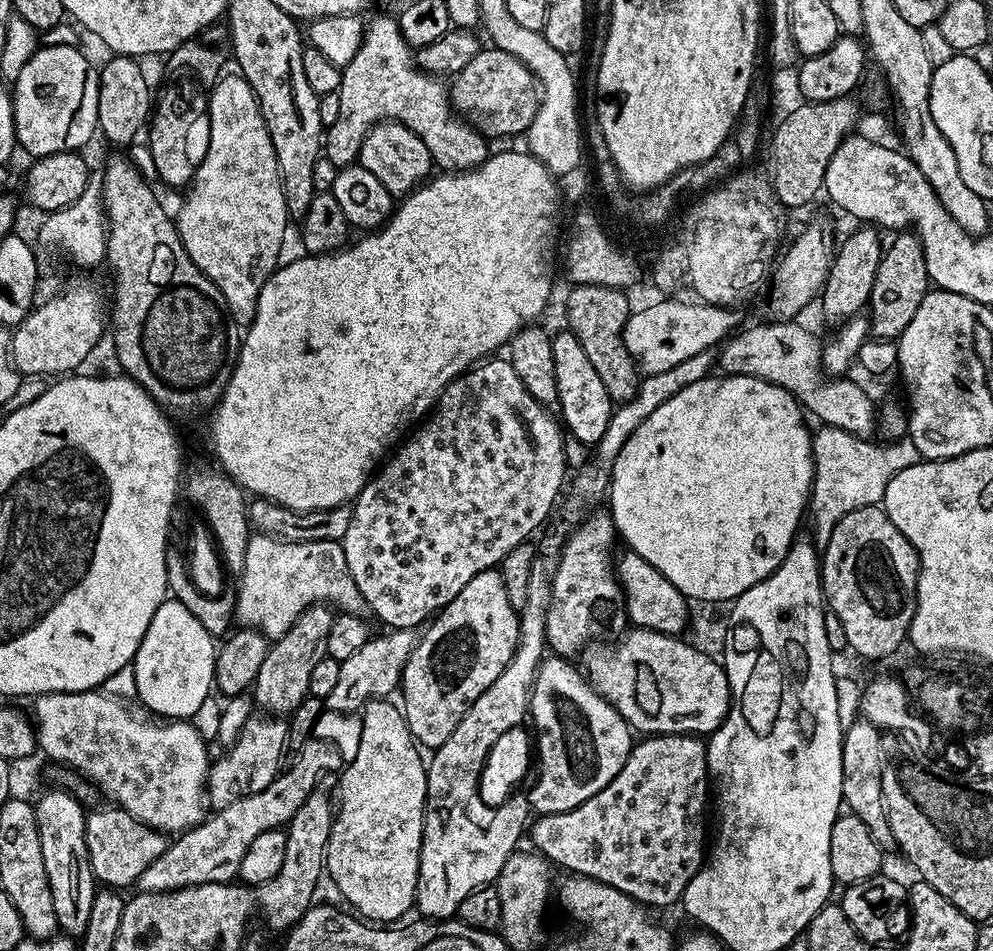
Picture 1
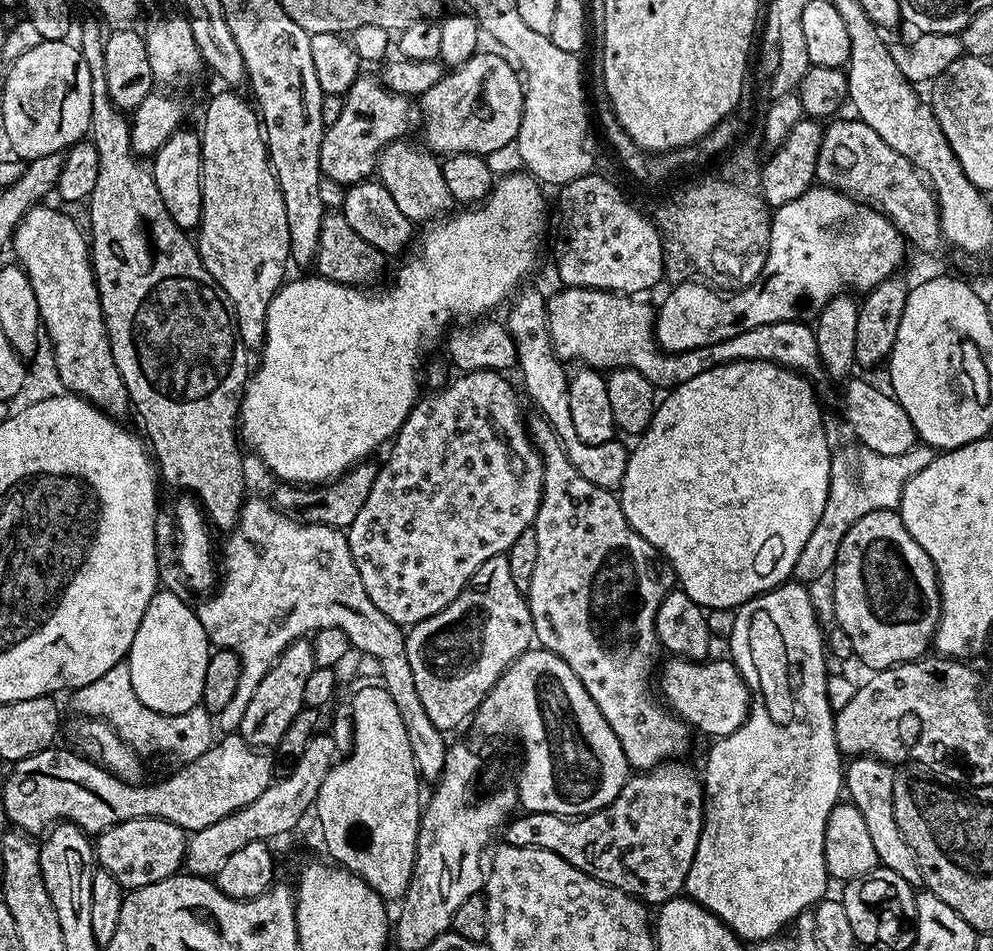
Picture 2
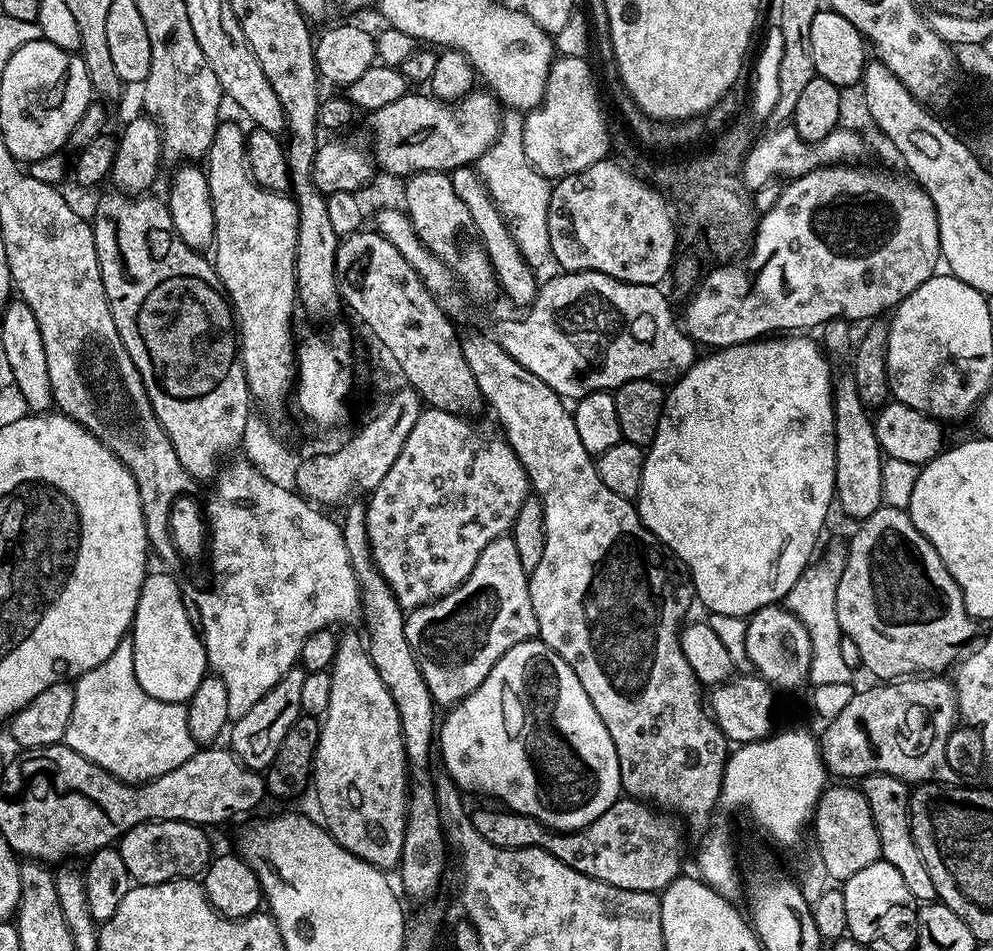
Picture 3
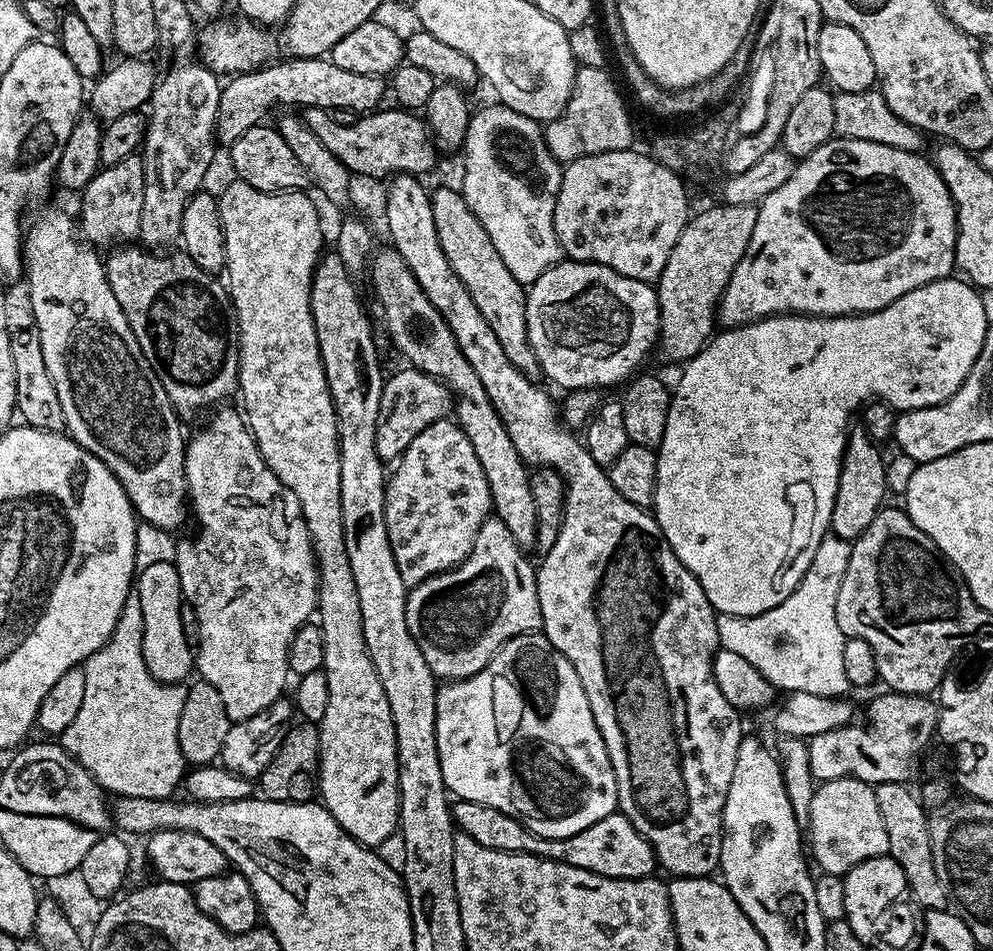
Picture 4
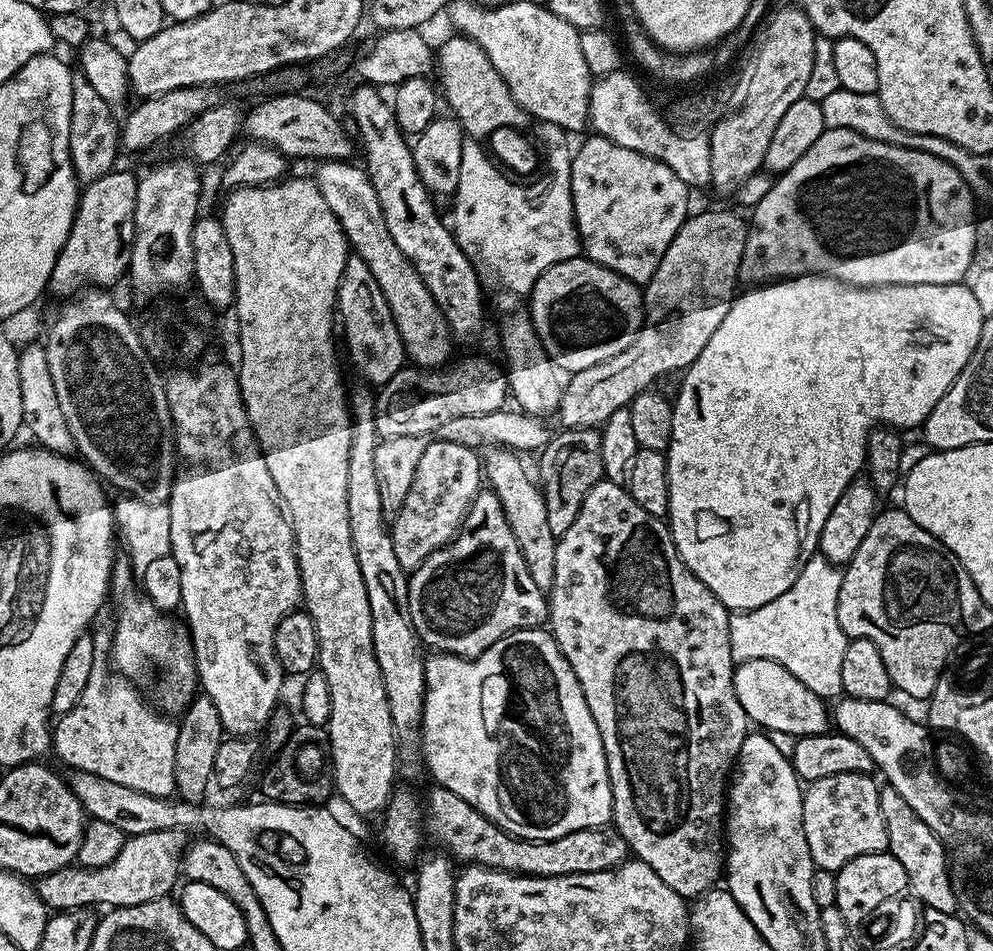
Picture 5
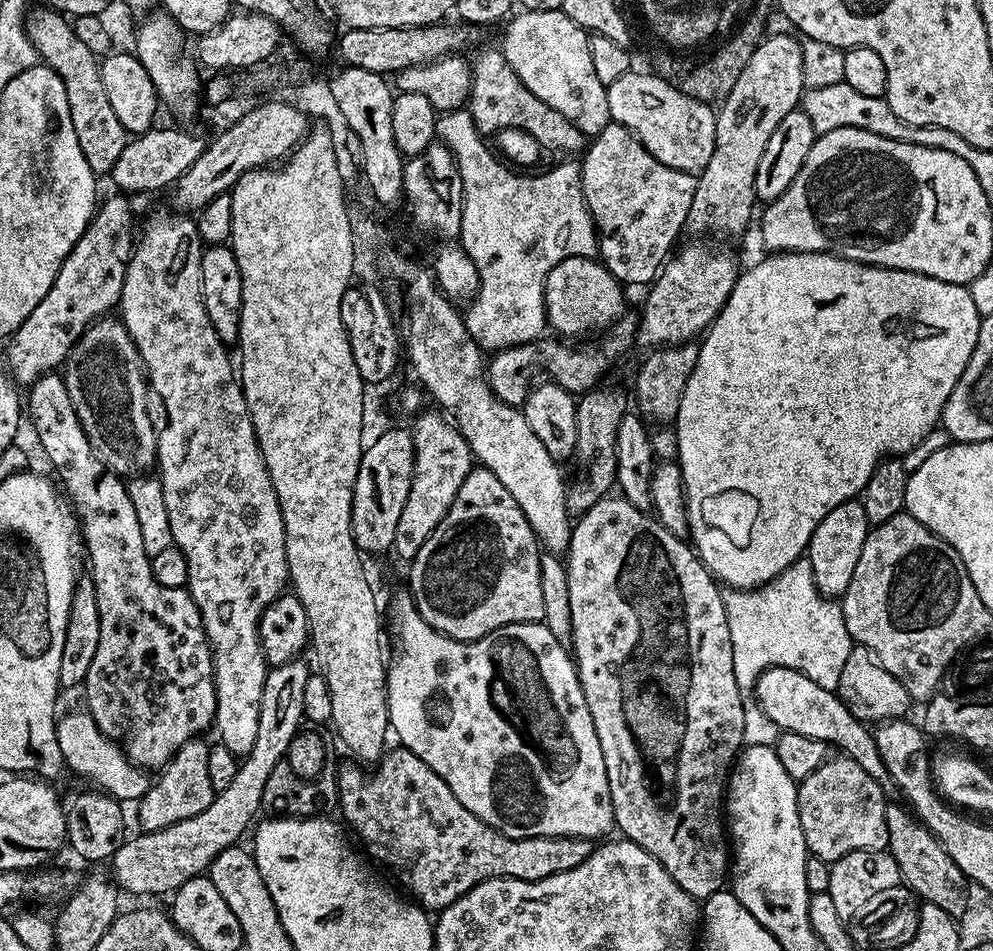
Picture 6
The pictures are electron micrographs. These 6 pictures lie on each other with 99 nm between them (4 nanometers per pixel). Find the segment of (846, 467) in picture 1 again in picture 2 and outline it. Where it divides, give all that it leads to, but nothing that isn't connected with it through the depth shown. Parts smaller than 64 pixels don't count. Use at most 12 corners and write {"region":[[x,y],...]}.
{"region":[[937,449],[861,451],[845,484],[832,461],[826,506],[792,576],[805,586],[835,568],[846,521],[899,509],[902,490]]}

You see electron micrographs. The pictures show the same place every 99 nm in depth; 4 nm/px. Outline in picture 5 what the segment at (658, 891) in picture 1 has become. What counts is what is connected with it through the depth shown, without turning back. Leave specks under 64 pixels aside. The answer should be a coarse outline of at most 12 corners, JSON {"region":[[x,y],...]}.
{"region":[[439,786],[428,828],[449,857],[522,876],[630,856],[612,826],[521,840]]}

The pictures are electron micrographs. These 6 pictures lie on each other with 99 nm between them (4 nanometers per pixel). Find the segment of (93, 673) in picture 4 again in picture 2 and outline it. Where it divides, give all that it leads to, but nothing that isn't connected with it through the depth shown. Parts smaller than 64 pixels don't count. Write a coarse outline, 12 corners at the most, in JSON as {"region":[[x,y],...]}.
{"region":[[124,662],[75,689],[74,711],[105,720],[141,758],[202,758],[213,713],[167,716],[138,702]]}

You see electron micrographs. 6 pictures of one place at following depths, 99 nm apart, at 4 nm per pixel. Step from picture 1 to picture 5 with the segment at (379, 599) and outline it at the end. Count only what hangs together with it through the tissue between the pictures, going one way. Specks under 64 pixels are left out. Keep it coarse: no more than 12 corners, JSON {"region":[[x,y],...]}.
{"region":[[429,439],[390,524],[411,574],[452,543],[481,488],[477,449]]}

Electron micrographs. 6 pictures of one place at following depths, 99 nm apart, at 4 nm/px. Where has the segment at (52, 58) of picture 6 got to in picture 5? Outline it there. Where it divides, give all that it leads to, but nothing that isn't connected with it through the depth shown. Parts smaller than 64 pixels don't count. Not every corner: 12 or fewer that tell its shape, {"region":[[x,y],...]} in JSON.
{"region":[[83,74],[72,77],[70,158],[87,186],[117,167],[121,125]]}

